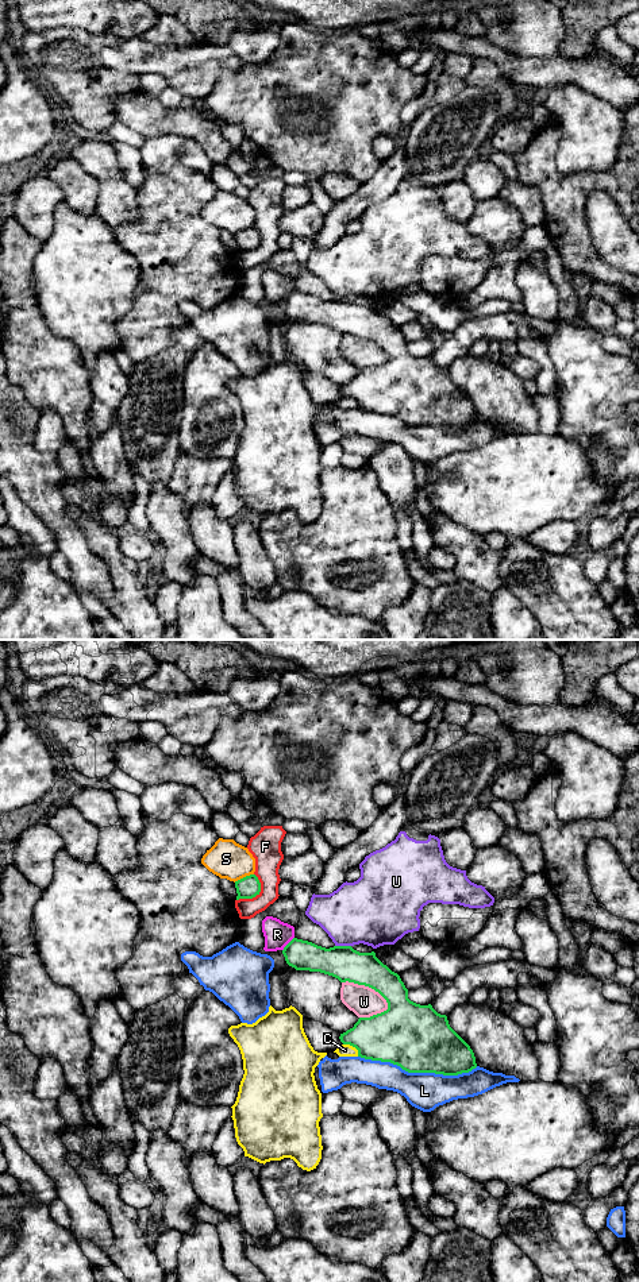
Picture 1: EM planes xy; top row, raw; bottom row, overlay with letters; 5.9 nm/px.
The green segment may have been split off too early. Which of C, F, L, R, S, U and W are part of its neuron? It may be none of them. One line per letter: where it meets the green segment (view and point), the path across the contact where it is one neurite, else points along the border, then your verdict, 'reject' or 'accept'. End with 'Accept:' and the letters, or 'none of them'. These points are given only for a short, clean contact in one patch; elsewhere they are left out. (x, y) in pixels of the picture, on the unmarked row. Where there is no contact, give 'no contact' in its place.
C: xy (353, 398) | reject
F: xy (257, 246) | along xy (254, 226), (260, 243), (251, 250), (237, 253) | reject
L: xy (418, 424) | reject
R: xy (288, 296) | reject
S: xy (243, 230) | reject
U: xy (343, 298) | along xy (335, 297), (350, 298) | reject
W: xy (368, 338) | reject
Accept: none of them

